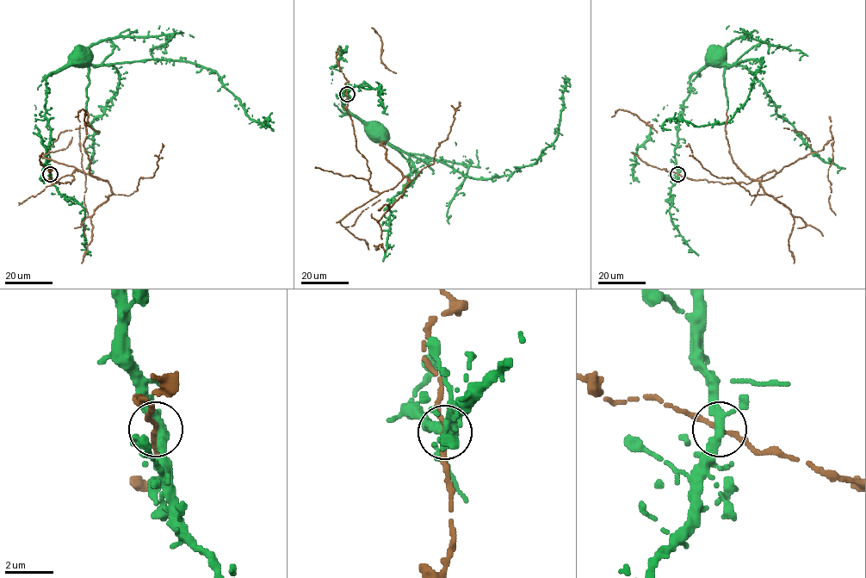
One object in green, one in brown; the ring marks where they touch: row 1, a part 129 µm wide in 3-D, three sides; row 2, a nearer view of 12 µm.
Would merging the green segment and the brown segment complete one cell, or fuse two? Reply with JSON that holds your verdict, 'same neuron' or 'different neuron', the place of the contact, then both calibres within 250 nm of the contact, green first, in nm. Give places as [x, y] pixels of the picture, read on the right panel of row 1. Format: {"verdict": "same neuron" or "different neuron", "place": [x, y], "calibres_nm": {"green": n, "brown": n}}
{"verdict": "same neuron", "place": [677, 174], "calibres_nm": {"green": 320, "brown": 200}}

